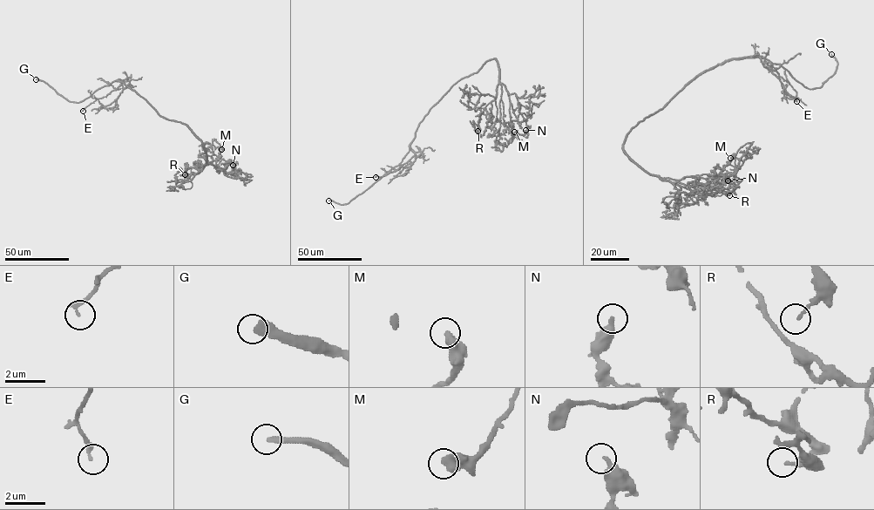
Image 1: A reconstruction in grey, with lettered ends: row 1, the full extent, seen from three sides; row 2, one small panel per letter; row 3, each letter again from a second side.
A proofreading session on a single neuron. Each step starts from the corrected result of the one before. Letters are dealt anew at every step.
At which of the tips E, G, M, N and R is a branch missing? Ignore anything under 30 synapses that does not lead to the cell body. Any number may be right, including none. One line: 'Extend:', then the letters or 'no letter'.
Extend: G

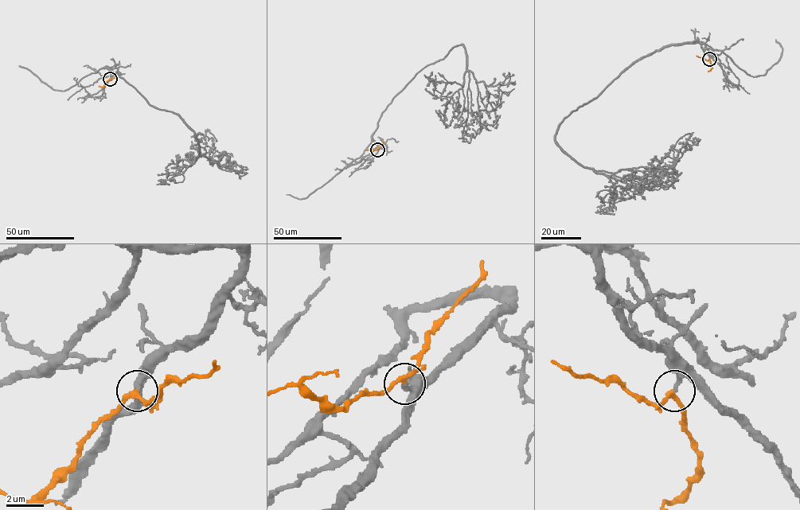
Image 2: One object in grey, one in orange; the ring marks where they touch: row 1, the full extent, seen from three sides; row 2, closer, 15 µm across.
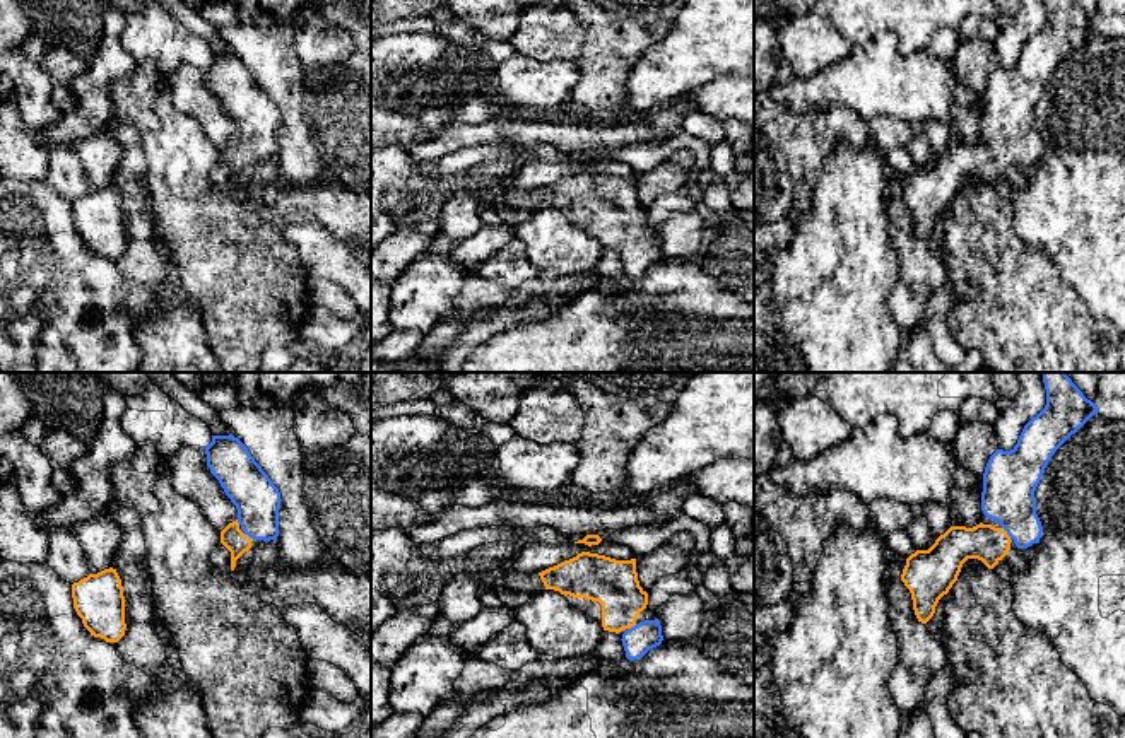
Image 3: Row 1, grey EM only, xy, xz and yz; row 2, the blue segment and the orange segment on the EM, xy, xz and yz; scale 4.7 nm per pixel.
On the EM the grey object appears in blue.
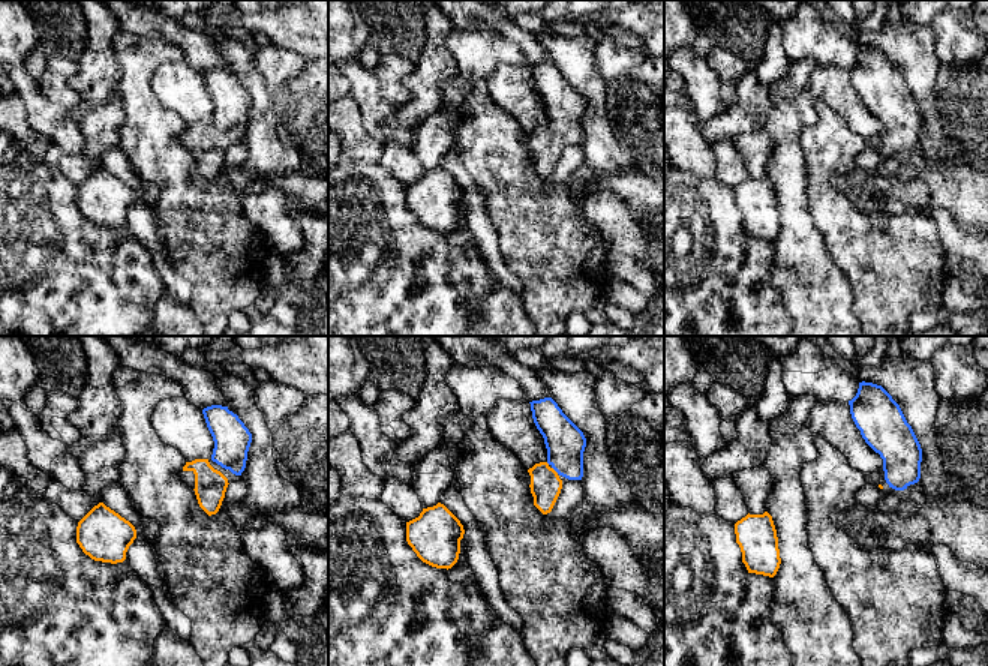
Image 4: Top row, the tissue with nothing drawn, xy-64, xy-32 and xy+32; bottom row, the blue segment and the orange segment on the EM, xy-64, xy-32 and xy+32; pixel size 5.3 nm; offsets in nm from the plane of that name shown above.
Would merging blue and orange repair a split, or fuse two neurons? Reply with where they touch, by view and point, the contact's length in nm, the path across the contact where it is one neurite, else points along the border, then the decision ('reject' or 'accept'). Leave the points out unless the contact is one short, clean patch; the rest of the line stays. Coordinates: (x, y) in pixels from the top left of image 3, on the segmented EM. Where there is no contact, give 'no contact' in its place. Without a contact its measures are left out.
yz (1006, 530) | 70 nm | across yz (1011, 477), (1006, 530), (994, 542), (983, 542) | accept

